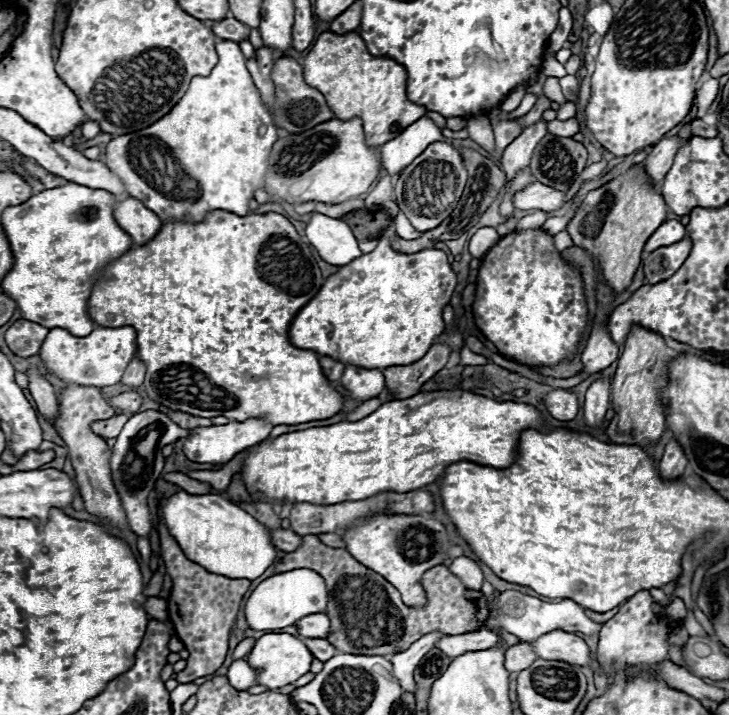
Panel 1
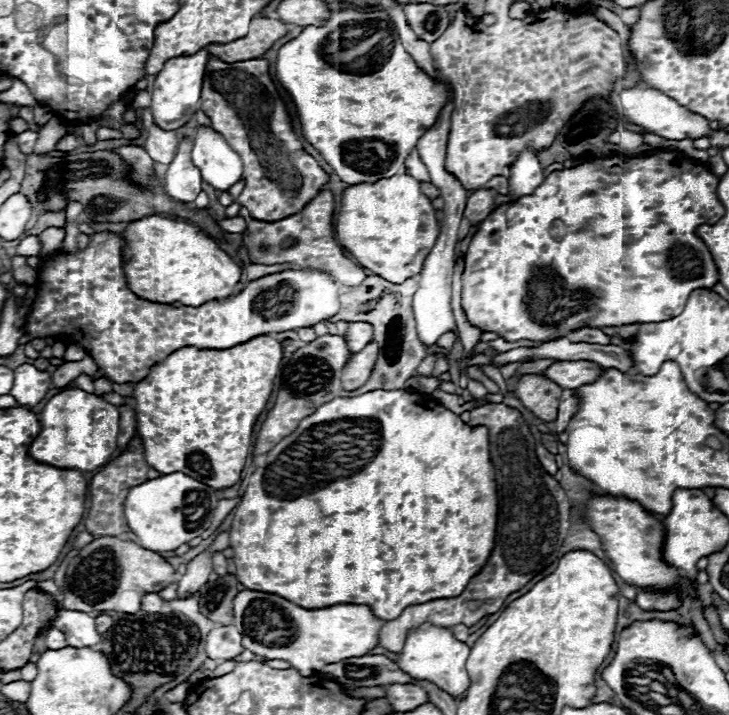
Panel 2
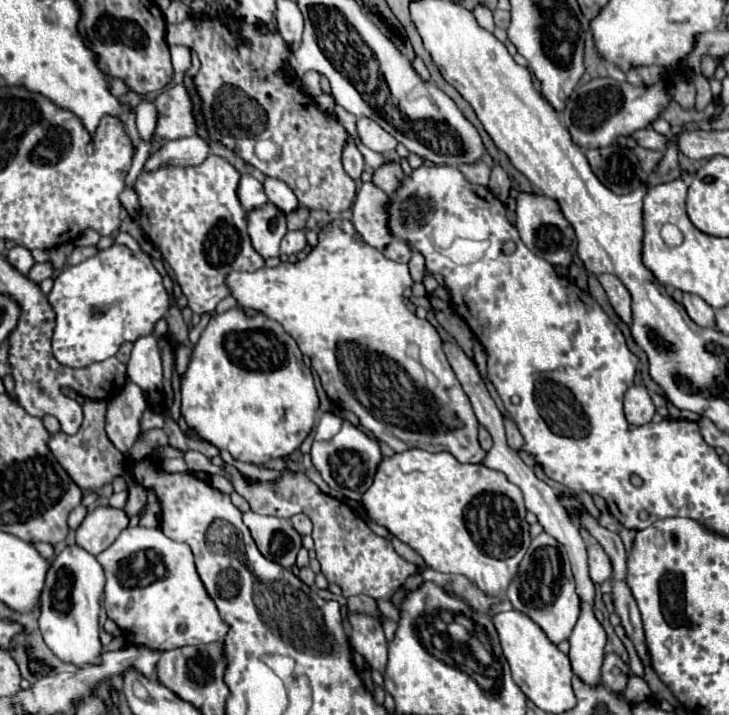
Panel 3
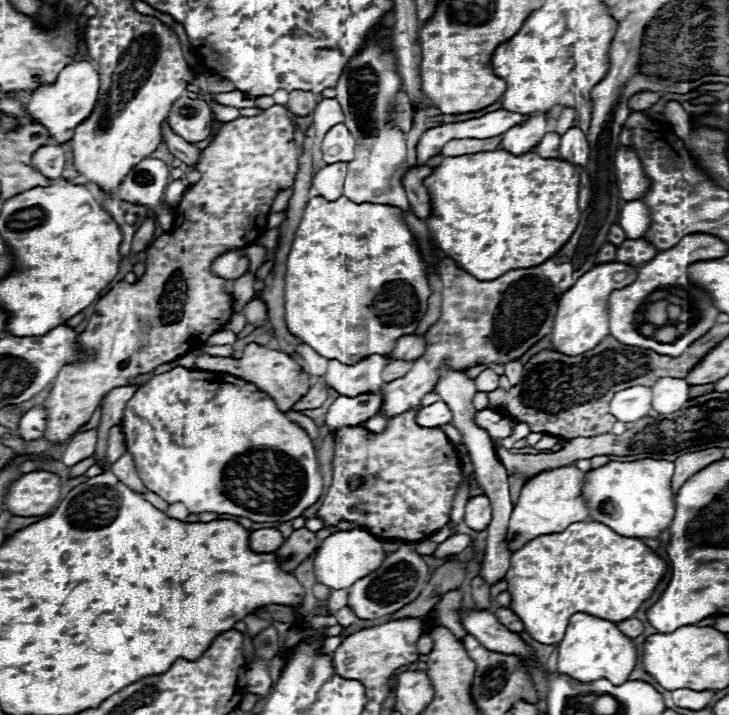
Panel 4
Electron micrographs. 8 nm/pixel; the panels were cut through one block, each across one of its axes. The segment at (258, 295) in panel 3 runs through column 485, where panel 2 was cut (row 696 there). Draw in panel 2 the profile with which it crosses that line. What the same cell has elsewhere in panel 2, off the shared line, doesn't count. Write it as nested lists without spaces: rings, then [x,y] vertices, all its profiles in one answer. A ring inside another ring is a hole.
[[[422,624],[416,630],[410,628],[410,632],[406,634],[404,648],[402,648],[402,652],[396,654],[394,662],[414,682],[428,680],[428,682],[436,684],[440,690],[448,692],[452,698],[458,698],[470,686],[470,678],[468,678],[468,672],[466,672],[466,658],[468,658],[468,654],[470,654],[470,648],[464,642],[456,640],[454,634],[448,628]]]

